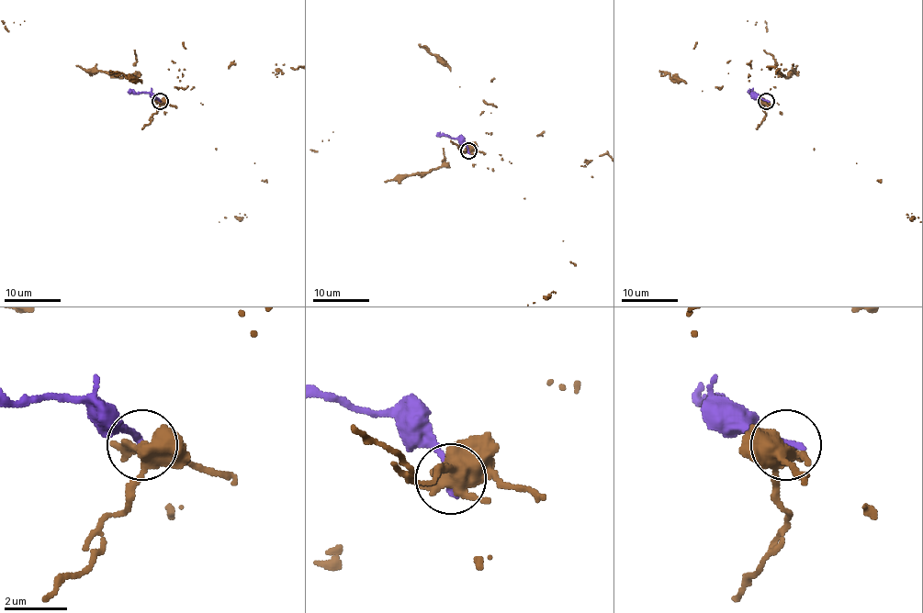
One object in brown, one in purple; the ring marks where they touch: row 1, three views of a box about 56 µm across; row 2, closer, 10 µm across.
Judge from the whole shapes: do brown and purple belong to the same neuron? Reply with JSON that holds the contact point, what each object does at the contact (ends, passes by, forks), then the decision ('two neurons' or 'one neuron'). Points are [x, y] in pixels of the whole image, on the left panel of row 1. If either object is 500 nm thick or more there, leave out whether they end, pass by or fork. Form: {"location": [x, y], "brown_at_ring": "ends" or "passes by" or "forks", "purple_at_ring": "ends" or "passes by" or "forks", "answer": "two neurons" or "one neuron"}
{"location": [160, 101], "brown_at_ring": "forks", "purple_at_ring": "ends", "answer": "two neurons"}

